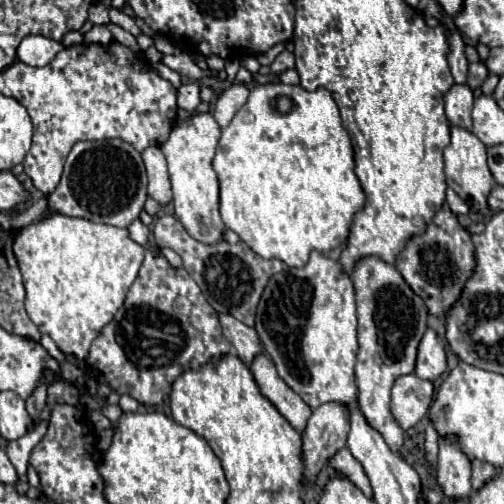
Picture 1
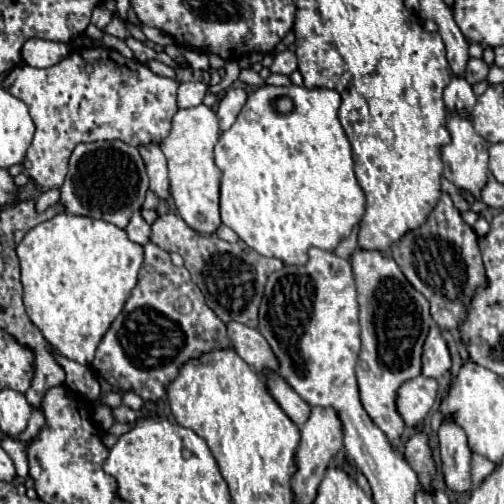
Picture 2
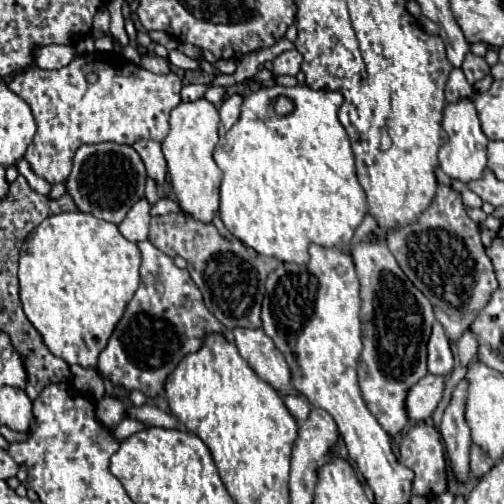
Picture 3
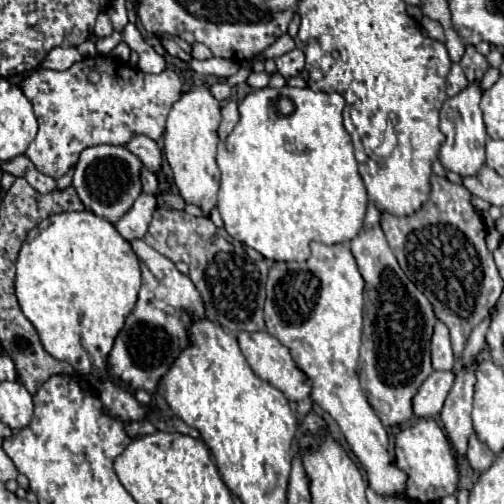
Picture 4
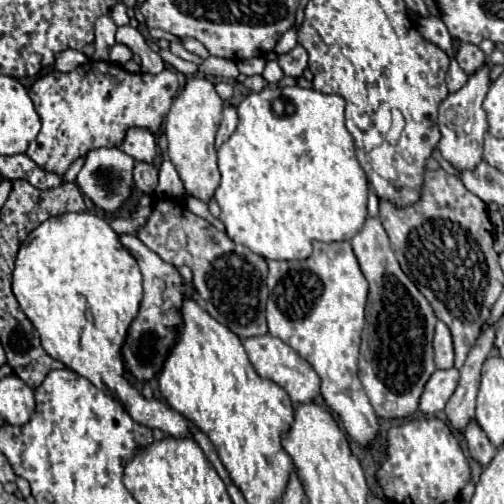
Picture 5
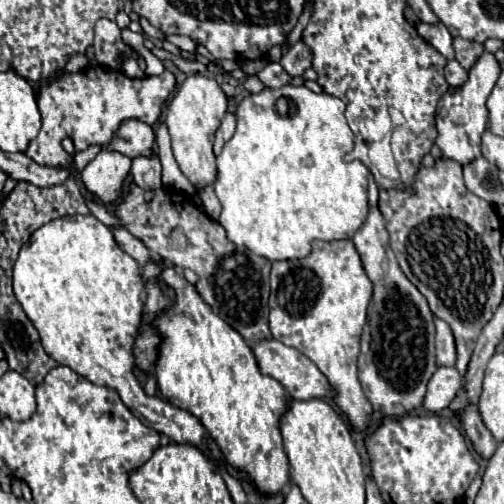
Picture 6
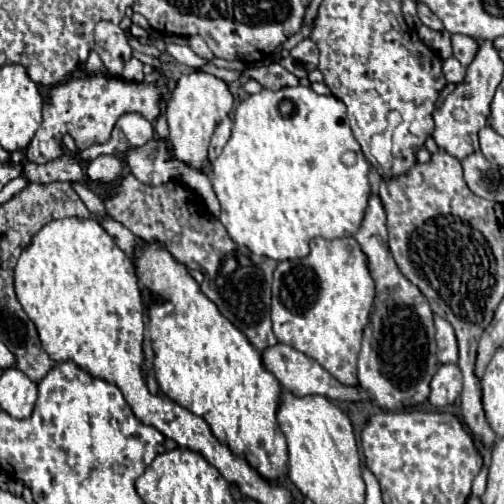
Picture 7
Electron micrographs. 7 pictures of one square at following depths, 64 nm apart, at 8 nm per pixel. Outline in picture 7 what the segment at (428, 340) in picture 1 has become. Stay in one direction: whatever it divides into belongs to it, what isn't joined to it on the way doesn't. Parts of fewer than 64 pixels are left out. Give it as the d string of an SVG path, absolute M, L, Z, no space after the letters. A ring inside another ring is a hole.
M434 316L436 324L436 344L438 344L438 362L440 364L456 364L458 362L458 344L454 336L454 328L440 316Z

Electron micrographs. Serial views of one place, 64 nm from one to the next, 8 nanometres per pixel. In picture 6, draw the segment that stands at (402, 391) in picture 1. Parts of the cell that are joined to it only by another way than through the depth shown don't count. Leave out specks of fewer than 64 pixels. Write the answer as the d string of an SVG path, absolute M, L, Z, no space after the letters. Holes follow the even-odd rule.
M438 368L428 382L428 390L424 396L424 410L428 412L440 412L444 410L452 398L458 394L462 388L462 376L456 372L456 368Z

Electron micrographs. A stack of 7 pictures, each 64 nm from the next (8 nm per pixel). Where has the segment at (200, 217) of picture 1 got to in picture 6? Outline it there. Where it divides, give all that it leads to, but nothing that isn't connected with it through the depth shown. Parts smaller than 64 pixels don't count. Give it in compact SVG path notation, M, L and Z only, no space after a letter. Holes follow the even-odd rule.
M200 74L188 76L174 94L172 102L168 104L164 124L168 126L170 132L172 152L182 174L194 184L196 190L204 186L212 186L216 180L216 156L212 152L212 140L216 128L220 126L226 114L226 108L228 108L228 98L222 92L220 84L214 78Z

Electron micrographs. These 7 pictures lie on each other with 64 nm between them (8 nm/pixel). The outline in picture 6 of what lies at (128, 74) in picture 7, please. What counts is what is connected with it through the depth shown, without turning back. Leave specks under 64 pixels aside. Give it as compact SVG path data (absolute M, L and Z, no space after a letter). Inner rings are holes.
M128 58L128 60L124 60L124 62L122 62L122 70L124 70L124 74L130 76L130 78L142 78L142 76L144 76L144 72L140 70L136 58Z

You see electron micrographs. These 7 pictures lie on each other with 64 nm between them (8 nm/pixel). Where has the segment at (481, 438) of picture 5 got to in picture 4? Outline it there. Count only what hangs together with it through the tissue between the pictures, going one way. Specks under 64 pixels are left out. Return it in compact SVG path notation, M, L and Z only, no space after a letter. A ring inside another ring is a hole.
M472 434L466 458L468 458L470 466L472 466L478 474L482 474L484 470L488 470L488 468L492 466L492 462L494 462L494 458L496 458L496 456L488 450L488 446L484 446L484 444L482 444L482 442Z

